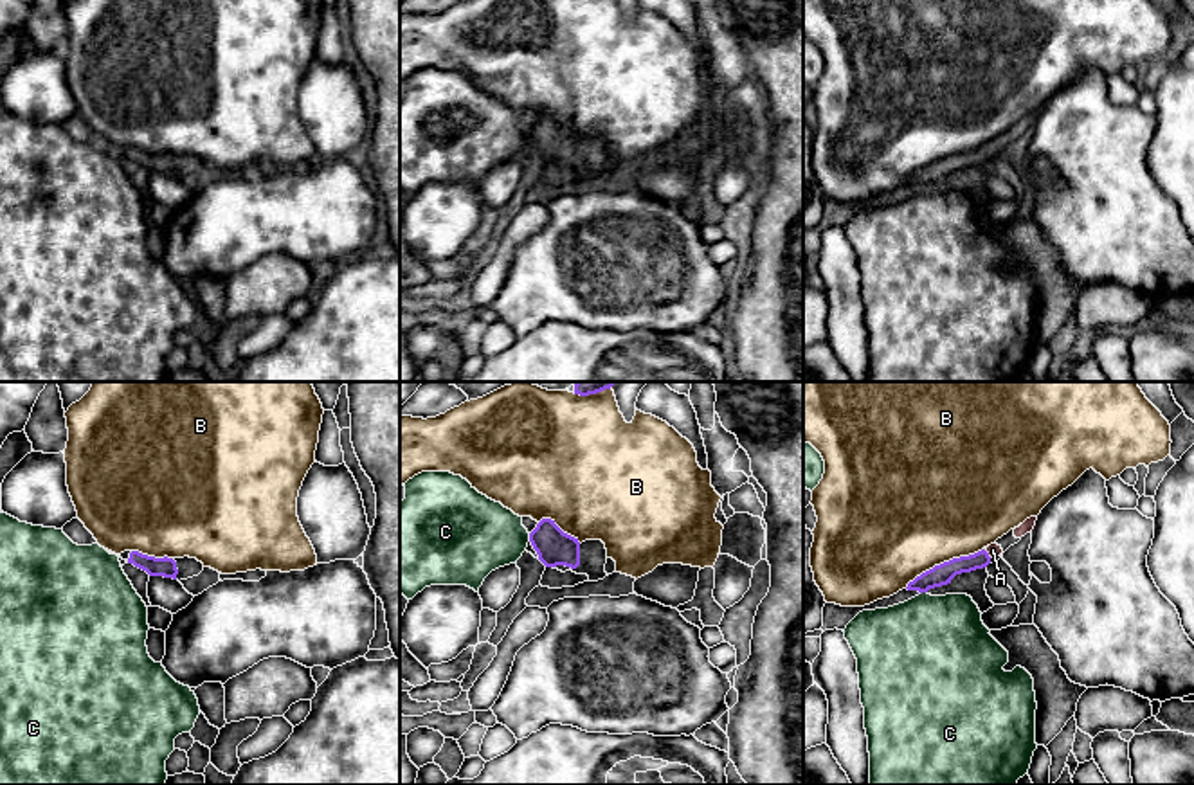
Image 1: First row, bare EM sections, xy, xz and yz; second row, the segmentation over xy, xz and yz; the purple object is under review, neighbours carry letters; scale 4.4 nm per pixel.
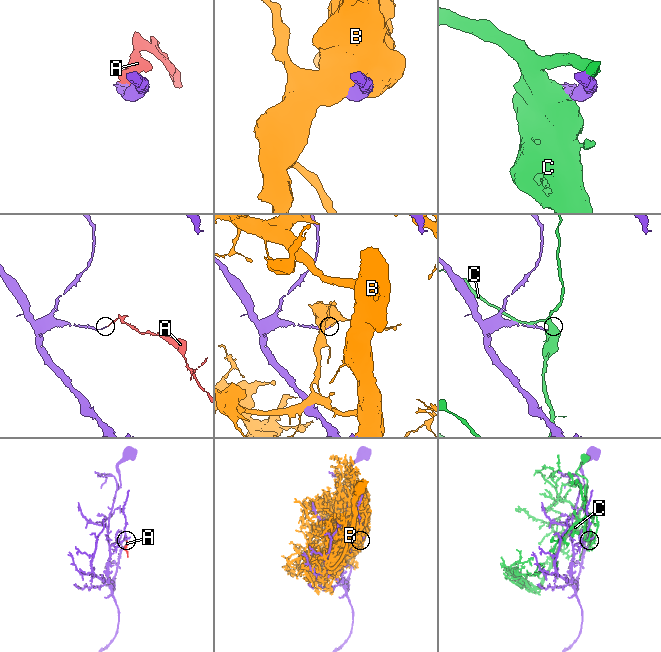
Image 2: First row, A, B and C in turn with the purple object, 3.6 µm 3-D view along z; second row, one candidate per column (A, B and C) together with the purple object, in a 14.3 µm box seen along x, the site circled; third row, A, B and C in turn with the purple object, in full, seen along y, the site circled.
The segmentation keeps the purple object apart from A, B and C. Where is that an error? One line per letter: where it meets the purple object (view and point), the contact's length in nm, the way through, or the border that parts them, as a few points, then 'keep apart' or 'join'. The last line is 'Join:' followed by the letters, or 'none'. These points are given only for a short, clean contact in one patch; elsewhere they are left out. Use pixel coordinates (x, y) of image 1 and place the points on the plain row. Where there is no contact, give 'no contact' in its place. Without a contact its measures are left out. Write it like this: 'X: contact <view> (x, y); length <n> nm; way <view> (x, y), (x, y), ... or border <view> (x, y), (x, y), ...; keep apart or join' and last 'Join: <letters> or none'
A: contact yz (987, 150); length 50 nm; way yz (940, 171), (987, 150), (993, 146); join
B: contact yz (944, 159); length 400 nm; keep apart
C: contact xz (530, 134); length 40 nm; keep apart
Join: A

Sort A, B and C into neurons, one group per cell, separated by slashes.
A / B / C

